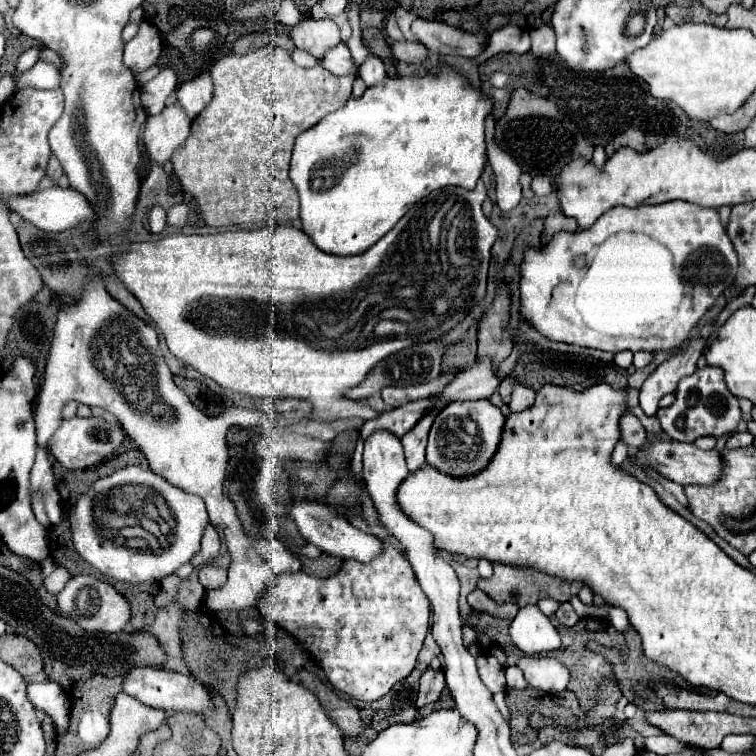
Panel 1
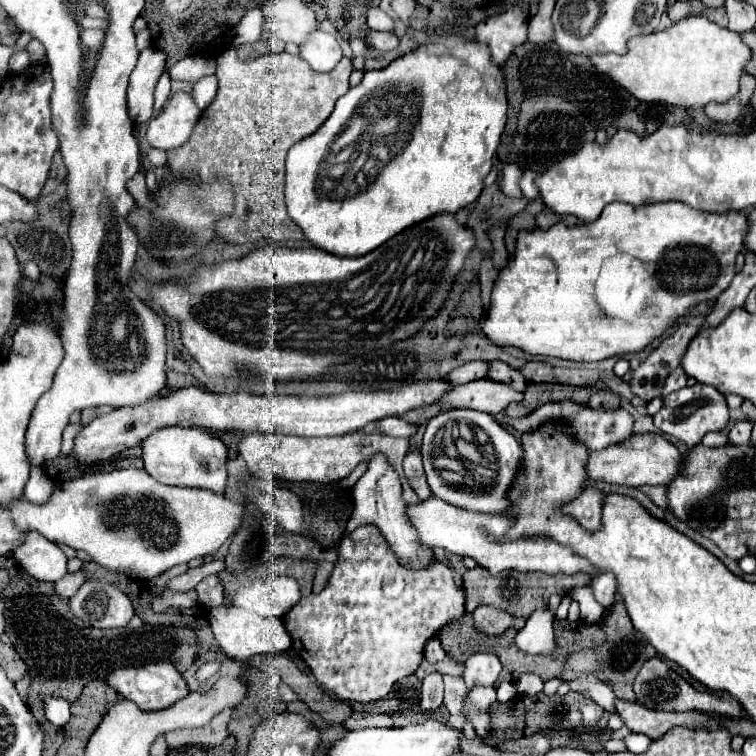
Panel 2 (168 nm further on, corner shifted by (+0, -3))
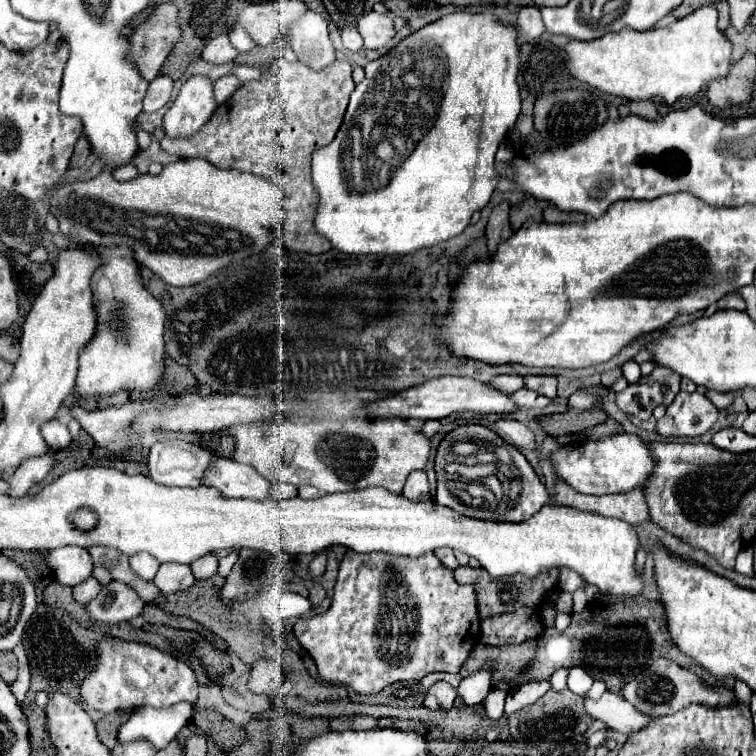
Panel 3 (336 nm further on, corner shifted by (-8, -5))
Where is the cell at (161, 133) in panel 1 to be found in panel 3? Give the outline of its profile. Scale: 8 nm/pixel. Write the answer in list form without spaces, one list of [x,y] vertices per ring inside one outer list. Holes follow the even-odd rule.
[[[191,76],[165,112],[163,130],[171,138],[191,136],[213,116],[215,108],[213,82],[207,76]]]

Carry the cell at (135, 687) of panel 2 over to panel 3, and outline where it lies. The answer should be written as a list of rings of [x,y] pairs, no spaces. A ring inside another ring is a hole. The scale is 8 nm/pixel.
[[[105,638],[95,644],[95,668],[81,684],[81,702],[99,712],[133,712],[141,706],[167,708],[179,702],[195,704],[199,698],[199,682],[195,670],[169,652],[157,650],[143,642],[127,642],[121,638]]]

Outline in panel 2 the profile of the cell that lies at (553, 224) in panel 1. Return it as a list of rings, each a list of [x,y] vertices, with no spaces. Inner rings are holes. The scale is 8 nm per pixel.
[[[543,210],[541,214],[537,214],[537,226],[539,228],[543,228],[543,230],[547,230],[547,228],[551,228],[553,224],[557,224],[561,220],[561,216],[559,214],[555,214],[555,212],[551,212],[551,210]]]

